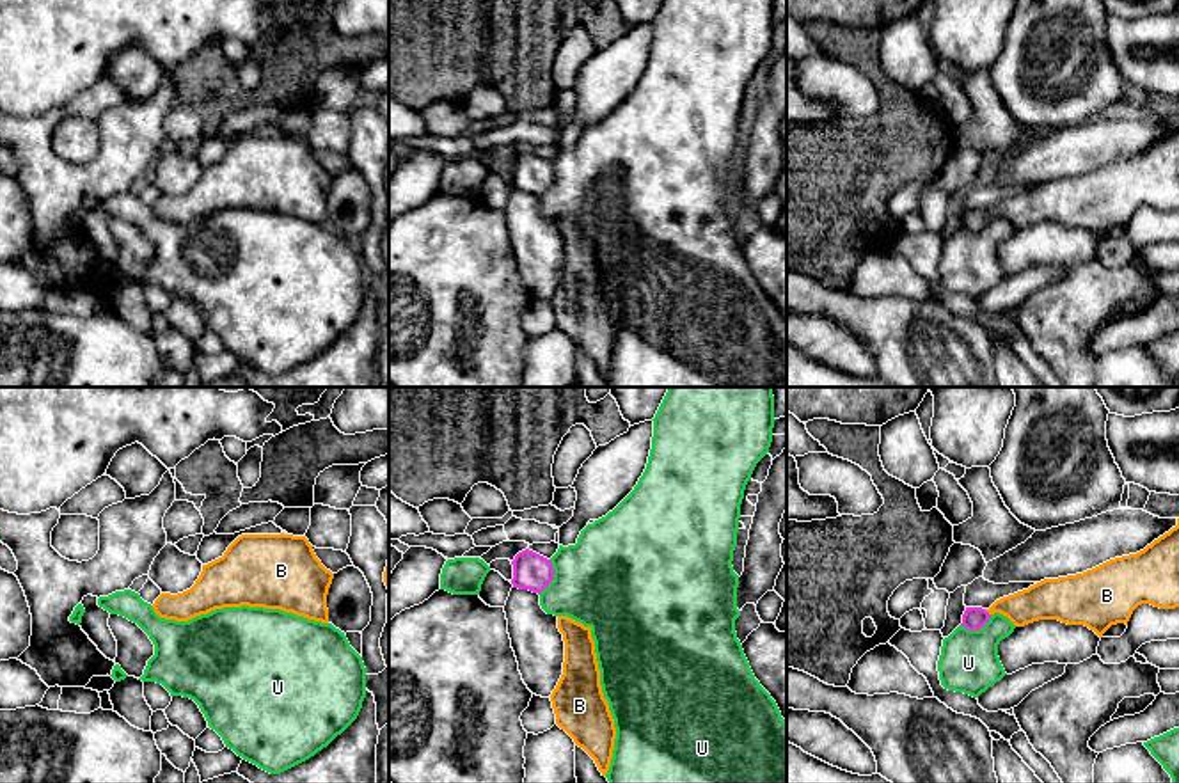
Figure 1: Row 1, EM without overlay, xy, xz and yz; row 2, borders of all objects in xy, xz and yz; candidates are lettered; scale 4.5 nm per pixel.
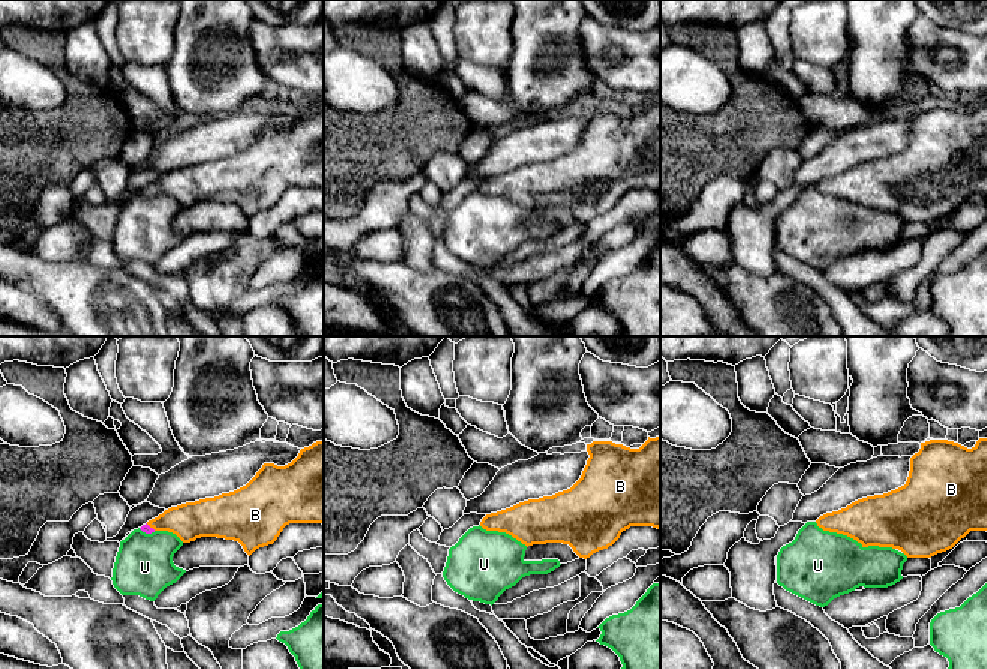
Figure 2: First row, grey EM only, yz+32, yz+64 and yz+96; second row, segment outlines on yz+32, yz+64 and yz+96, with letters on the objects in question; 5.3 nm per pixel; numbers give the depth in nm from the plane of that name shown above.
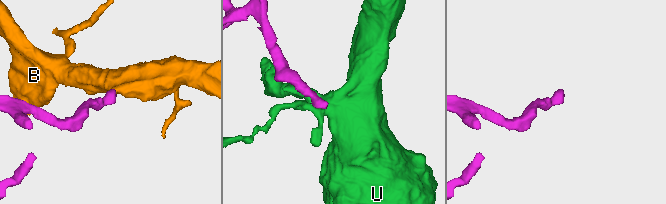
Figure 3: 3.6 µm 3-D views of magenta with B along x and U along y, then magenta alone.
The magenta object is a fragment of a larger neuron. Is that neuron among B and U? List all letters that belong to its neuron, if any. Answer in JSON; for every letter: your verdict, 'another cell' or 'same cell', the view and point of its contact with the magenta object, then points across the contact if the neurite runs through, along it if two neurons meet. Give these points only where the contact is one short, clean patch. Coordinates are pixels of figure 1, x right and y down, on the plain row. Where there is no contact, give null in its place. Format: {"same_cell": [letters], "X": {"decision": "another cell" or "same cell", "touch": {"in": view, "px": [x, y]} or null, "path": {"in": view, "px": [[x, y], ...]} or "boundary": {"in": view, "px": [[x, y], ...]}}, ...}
{"same_cell": ["B"], "B": {"decision": "same cell", "touch": {"in": "yz", "px": [988, 215]}, "path": {"in": "yz", "px": [[973, 221], [988, 215], [1041, 203]]}}, "U": {"decision": "another cell", "touch": {"in": "xz", "px": [553, 180]}}}

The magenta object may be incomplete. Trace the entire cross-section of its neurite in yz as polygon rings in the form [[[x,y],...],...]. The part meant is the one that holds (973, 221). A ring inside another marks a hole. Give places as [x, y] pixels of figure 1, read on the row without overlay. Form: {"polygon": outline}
{"polygon": [[[1179,121],[1175,130],[1136,156],[1110,162],[1083,176],[1044,181],[996,202],[989,211],[966,210],[961,227],[980,233],[1000,215],[1016,229],[1058,222],[1085,227],[1103,240],[1112,227],[1128,227],[1142,206],[1179,210]]]}

